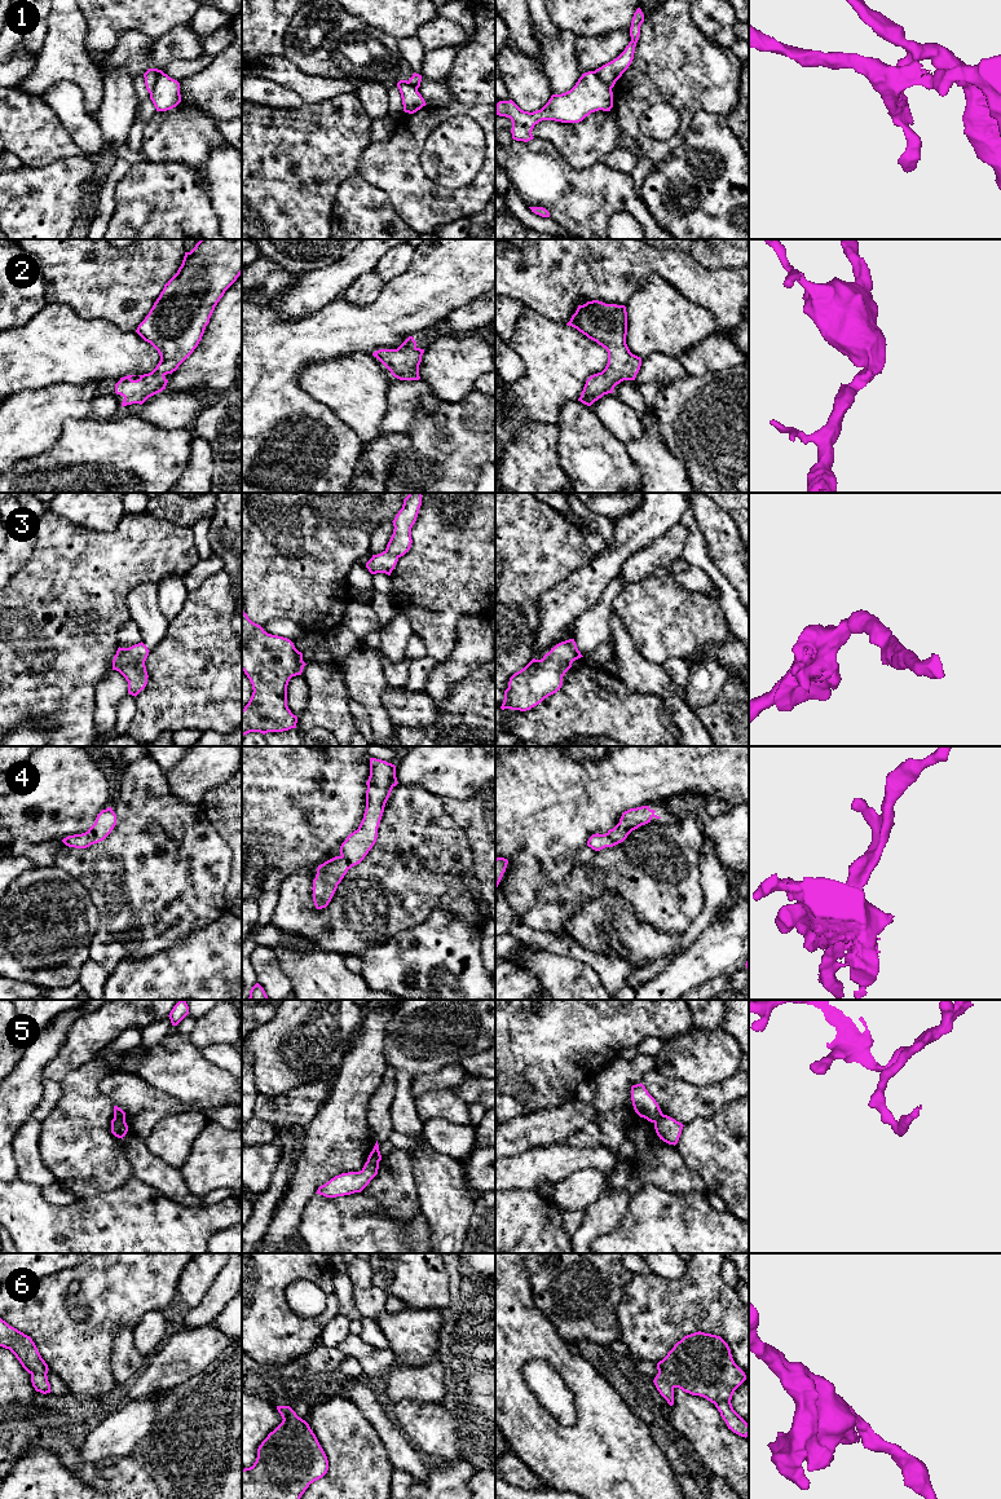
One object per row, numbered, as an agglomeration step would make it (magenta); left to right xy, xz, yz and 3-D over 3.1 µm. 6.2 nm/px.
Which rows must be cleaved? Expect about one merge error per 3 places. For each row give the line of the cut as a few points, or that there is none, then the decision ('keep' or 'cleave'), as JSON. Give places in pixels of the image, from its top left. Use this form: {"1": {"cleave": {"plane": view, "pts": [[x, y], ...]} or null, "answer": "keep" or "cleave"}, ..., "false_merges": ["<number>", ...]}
{"1": {"cleave": {"plane": "xy", "pts": [[162, 71], [150, 93]]}, "answer": "cleave"}, "2": {"cleave": null, "answer": "keep"}, "3": {"cleave": null, "answer": "keep"}, "4": {"cleave": null, "answer": "keep"}, "5": {"cleave": {"plane": "xy", "pts": [[114, 1118], [124, 1120]]}, "answer": "cleave"}, "6": {"cleave": null, "answer": "keep"}, "false_merges": ["1", "5"]}

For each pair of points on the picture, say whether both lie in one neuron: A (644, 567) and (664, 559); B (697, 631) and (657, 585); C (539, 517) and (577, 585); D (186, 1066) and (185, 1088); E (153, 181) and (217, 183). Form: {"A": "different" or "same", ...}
{"A": "same", "B": "same", "C": "different", "D": "same", "E": "different"}

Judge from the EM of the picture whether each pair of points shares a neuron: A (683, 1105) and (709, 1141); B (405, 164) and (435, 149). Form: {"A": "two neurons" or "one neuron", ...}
{"A": "two neurons", "B": "two neurons"}

